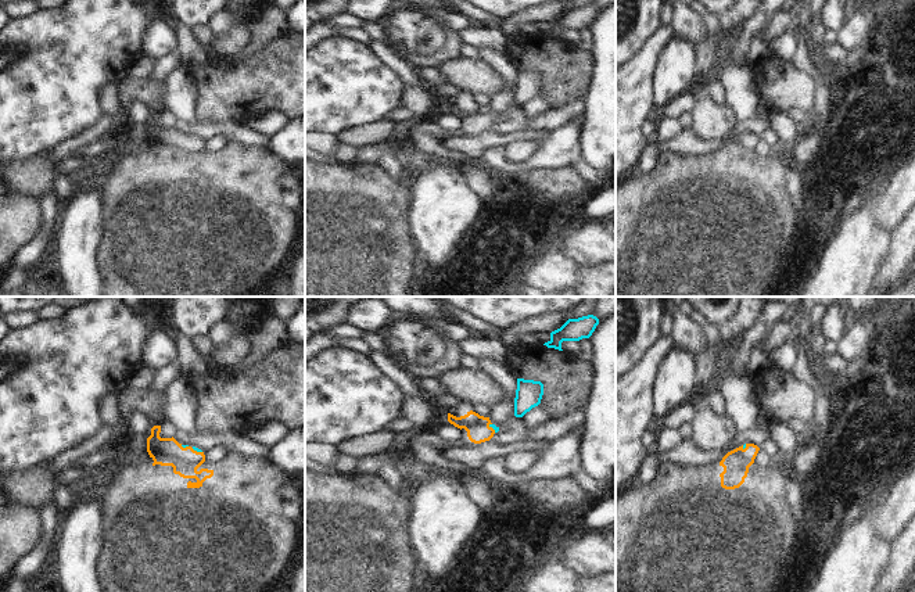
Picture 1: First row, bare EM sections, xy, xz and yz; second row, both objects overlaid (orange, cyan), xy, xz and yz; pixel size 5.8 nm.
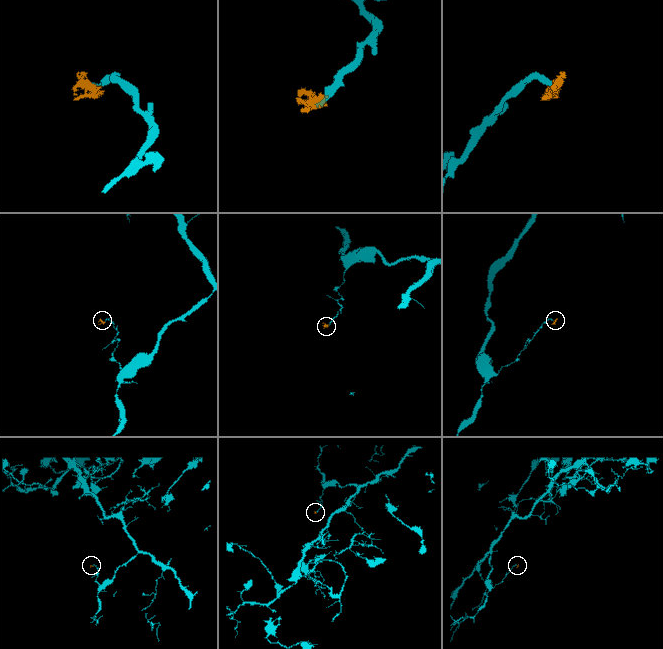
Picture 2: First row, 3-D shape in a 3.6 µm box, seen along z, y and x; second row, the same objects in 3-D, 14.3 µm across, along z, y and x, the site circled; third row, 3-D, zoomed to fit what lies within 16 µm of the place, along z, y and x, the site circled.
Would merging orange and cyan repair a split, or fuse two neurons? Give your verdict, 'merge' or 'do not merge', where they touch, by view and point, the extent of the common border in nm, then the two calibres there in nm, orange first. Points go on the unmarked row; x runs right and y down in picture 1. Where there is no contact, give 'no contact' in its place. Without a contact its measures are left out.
merge; contact xz (491, 117); length 70 nm; calibres 140 and 30 nm

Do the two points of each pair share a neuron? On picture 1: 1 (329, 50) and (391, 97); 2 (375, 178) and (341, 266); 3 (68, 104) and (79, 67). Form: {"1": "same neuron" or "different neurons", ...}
{"1": "same neuron", "2": "same neuron", "3": "same neuron"}

